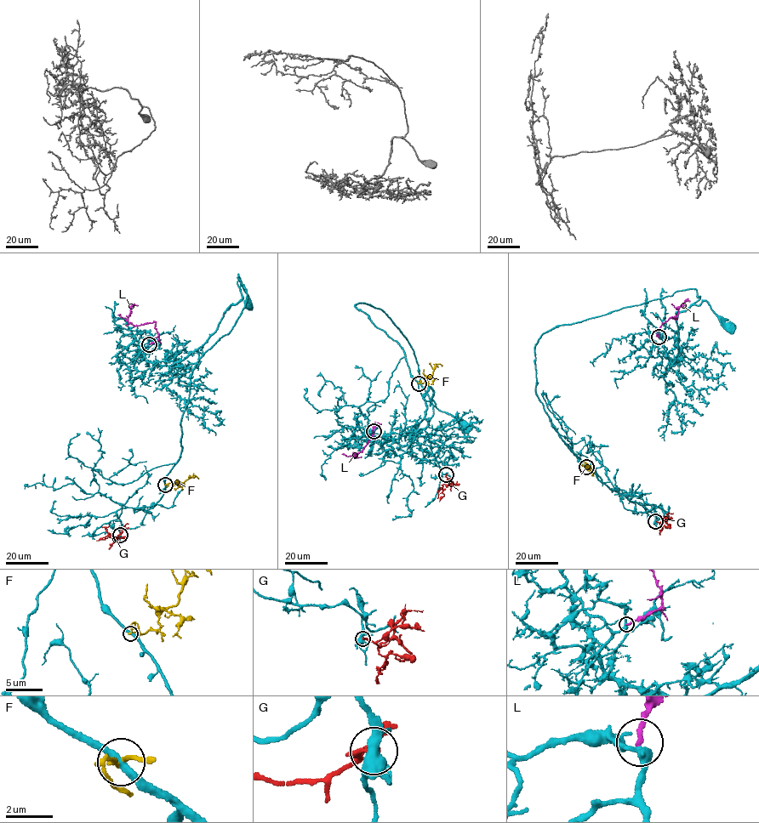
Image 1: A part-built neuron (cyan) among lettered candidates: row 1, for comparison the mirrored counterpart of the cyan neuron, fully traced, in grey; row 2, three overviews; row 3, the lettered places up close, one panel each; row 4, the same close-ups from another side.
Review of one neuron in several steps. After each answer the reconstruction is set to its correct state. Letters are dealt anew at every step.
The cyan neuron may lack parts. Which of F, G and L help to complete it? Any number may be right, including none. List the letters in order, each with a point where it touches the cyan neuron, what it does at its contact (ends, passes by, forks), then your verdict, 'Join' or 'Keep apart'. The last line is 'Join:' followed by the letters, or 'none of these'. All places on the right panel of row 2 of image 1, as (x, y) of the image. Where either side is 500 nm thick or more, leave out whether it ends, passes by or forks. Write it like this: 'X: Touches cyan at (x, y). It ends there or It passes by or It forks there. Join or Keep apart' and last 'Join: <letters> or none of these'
F: Touches cyan at (586, 467). It passes by. Keep apart
G: Touches cyan at (655, 521). It ends there. Keep apart
L: Touches cyan at (659, 337). It ends there. Join
Join: L

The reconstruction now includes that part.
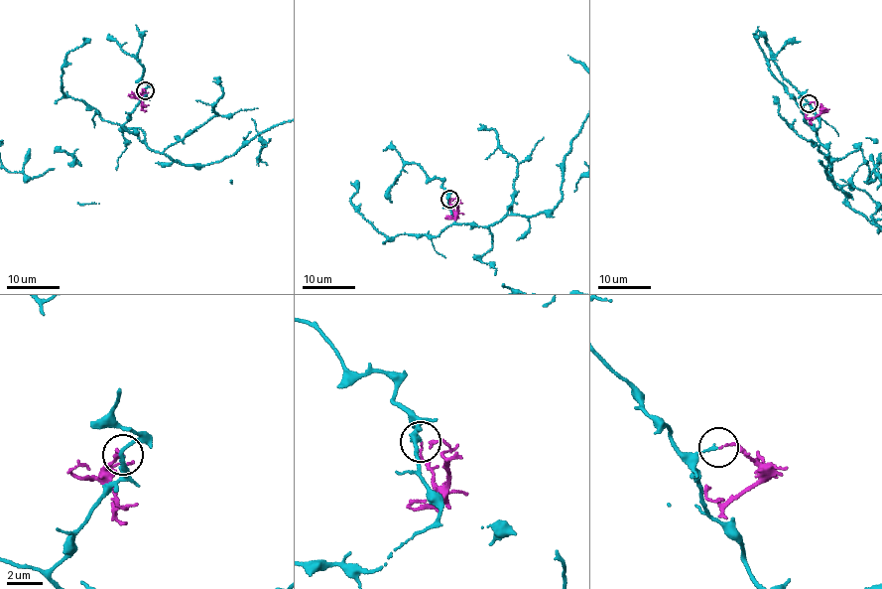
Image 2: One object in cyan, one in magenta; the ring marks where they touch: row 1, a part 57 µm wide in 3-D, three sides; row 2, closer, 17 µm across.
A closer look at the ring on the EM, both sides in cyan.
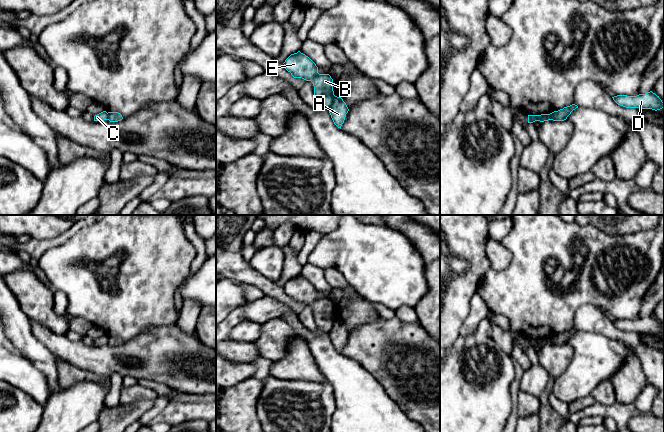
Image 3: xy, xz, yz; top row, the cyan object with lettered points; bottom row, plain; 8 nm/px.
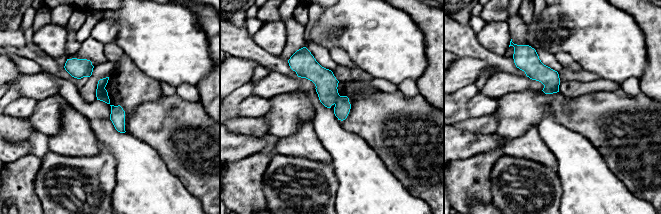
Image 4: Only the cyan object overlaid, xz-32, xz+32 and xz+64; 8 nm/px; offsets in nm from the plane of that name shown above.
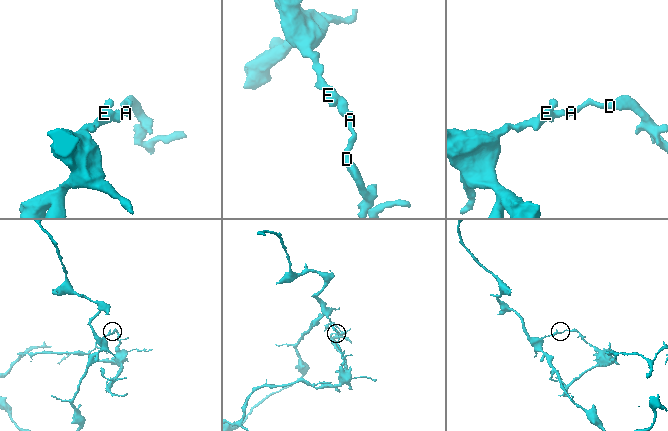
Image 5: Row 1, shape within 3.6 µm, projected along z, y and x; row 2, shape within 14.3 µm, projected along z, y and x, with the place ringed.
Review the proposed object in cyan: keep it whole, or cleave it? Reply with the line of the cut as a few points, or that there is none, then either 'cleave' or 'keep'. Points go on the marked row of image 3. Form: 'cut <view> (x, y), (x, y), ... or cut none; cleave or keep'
cut xz (335, 96), (327, 107); cleave

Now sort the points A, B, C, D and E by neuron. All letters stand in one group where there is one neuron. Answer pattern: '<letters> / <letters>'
A D / B C E

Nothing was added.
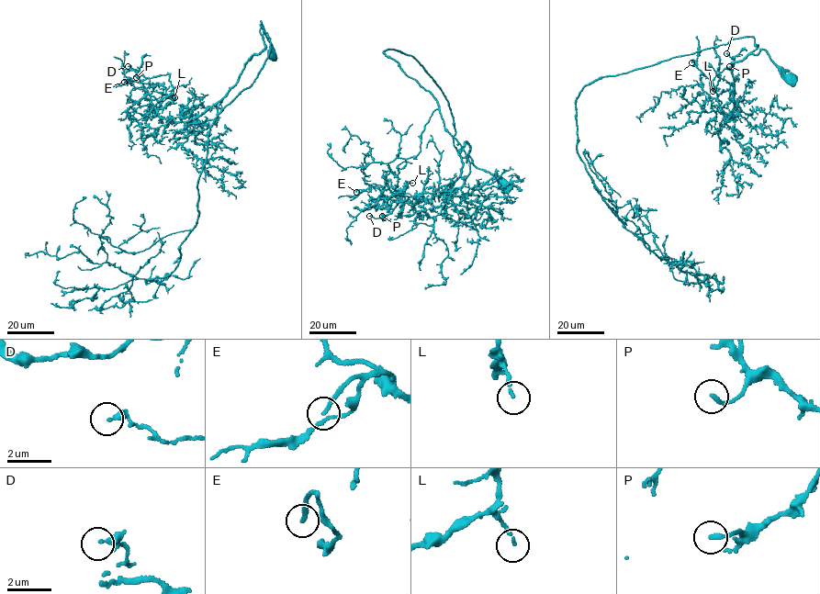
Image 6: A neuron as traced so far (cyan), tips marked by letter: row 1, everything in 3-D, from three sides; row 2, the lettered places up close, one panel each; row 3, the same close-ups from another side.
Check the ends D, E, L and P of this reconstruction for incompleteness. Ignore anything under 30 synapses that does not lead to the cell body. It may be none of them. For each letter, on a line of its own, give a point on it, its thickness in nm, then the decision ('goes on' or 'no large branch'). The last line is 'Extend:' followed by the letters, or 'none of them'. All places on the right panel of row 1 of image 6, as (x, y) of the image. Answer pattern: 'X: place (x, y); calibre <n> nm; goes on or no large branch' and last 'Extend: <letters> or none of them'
D: place (726, 53); calibre 190 nm; no large branch
E: place (691, 62); calibre 180 nm; goes on
L: place (713, 91); calibre 120 nm; no large branch
P: place (729, 66); calibre 170 nm; no large branch
Extend: E

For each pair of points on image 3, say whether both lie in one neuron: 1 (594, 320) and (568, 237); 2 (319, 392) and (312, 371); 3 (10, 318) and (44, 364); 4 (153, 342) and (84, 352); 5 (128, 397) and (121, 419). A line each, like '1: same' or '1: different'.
1: different
2: different
3: same
4: same
5: different

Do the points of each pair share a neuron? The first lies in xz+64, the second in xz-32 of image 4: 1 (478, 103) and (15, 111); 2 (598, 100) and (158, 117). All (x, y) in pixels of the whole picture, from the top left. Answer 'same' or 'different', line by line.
1: same
2: same

